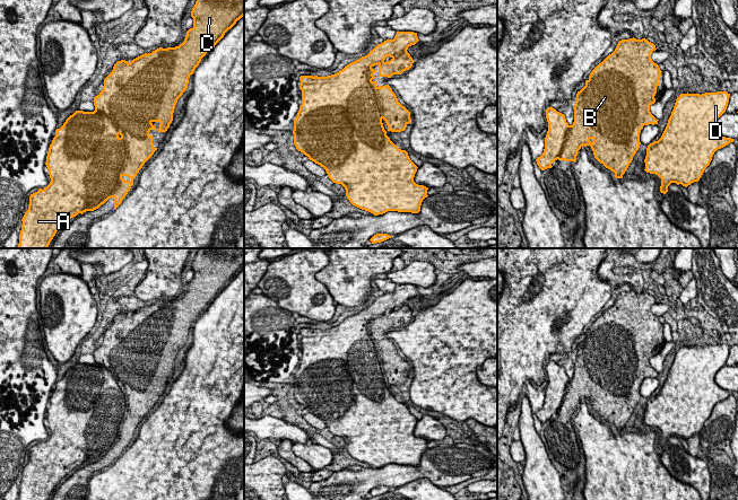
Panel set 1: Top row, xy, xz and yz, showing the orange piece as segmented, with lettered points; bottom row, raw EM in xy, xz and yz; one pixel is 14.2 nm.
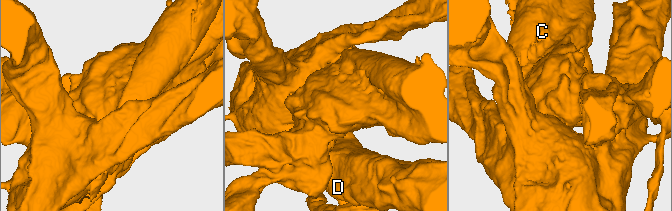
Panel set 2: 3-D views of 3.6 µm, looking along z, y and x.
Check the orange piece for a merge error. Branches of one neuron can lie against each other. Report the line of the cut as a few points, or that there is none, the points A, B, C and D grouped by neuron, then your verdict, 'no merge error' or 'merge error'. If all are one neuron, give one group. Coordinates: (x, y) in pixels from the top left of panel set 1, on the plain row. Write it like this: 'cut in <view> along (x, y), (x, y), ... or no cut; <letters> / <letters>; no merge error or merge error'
cut in yz along (595, 406), (606, 406), (610, 411), (613, 420), (622, 428); A D / B C; merge error

